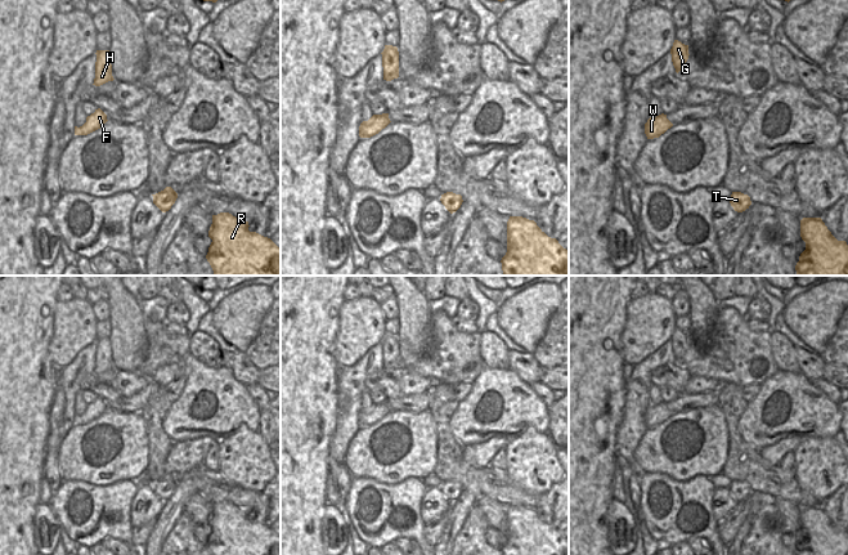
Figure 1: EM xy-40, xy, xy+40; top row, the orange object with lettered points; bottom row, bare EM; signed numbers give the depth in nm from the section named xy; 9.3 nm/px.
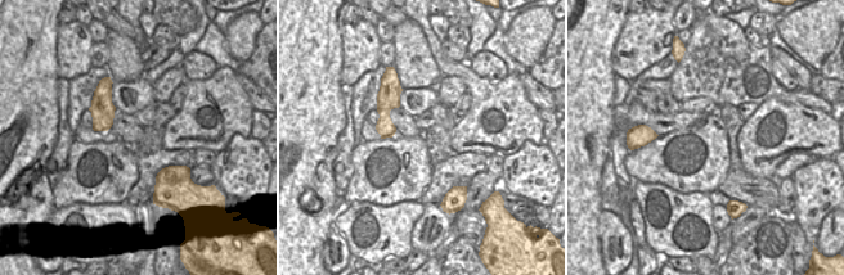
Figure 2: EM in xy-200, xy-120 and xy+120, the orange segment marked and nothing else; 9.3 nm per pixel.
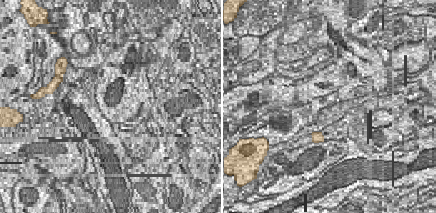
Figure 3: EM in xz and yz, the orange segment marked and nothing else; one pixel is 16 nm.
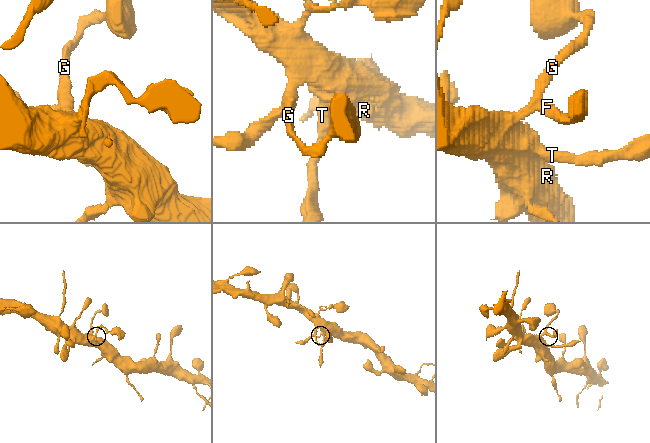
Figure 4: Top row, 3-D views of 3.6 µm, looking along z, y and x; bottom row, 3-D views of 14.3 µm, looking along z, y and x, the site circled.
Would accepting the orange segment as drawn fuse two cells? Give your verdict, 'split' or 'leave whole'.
leave whole

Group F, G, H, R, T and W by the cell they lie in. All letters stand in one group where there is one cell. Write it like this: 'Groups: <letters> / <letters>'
Groups: F G H R T W.

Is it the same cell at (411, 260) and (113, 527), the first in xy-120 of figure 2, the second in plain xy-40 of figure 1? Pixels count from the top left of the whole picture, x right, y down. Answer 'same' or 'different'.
different

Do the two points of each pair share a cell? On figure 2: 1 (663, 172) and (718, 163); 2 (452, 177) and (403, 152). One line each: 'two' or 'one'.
1: one
2: two

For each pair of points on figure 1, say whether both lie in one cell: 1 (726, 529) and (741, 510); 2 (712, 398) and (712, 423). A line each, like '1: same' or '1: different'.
1: same
2: different

